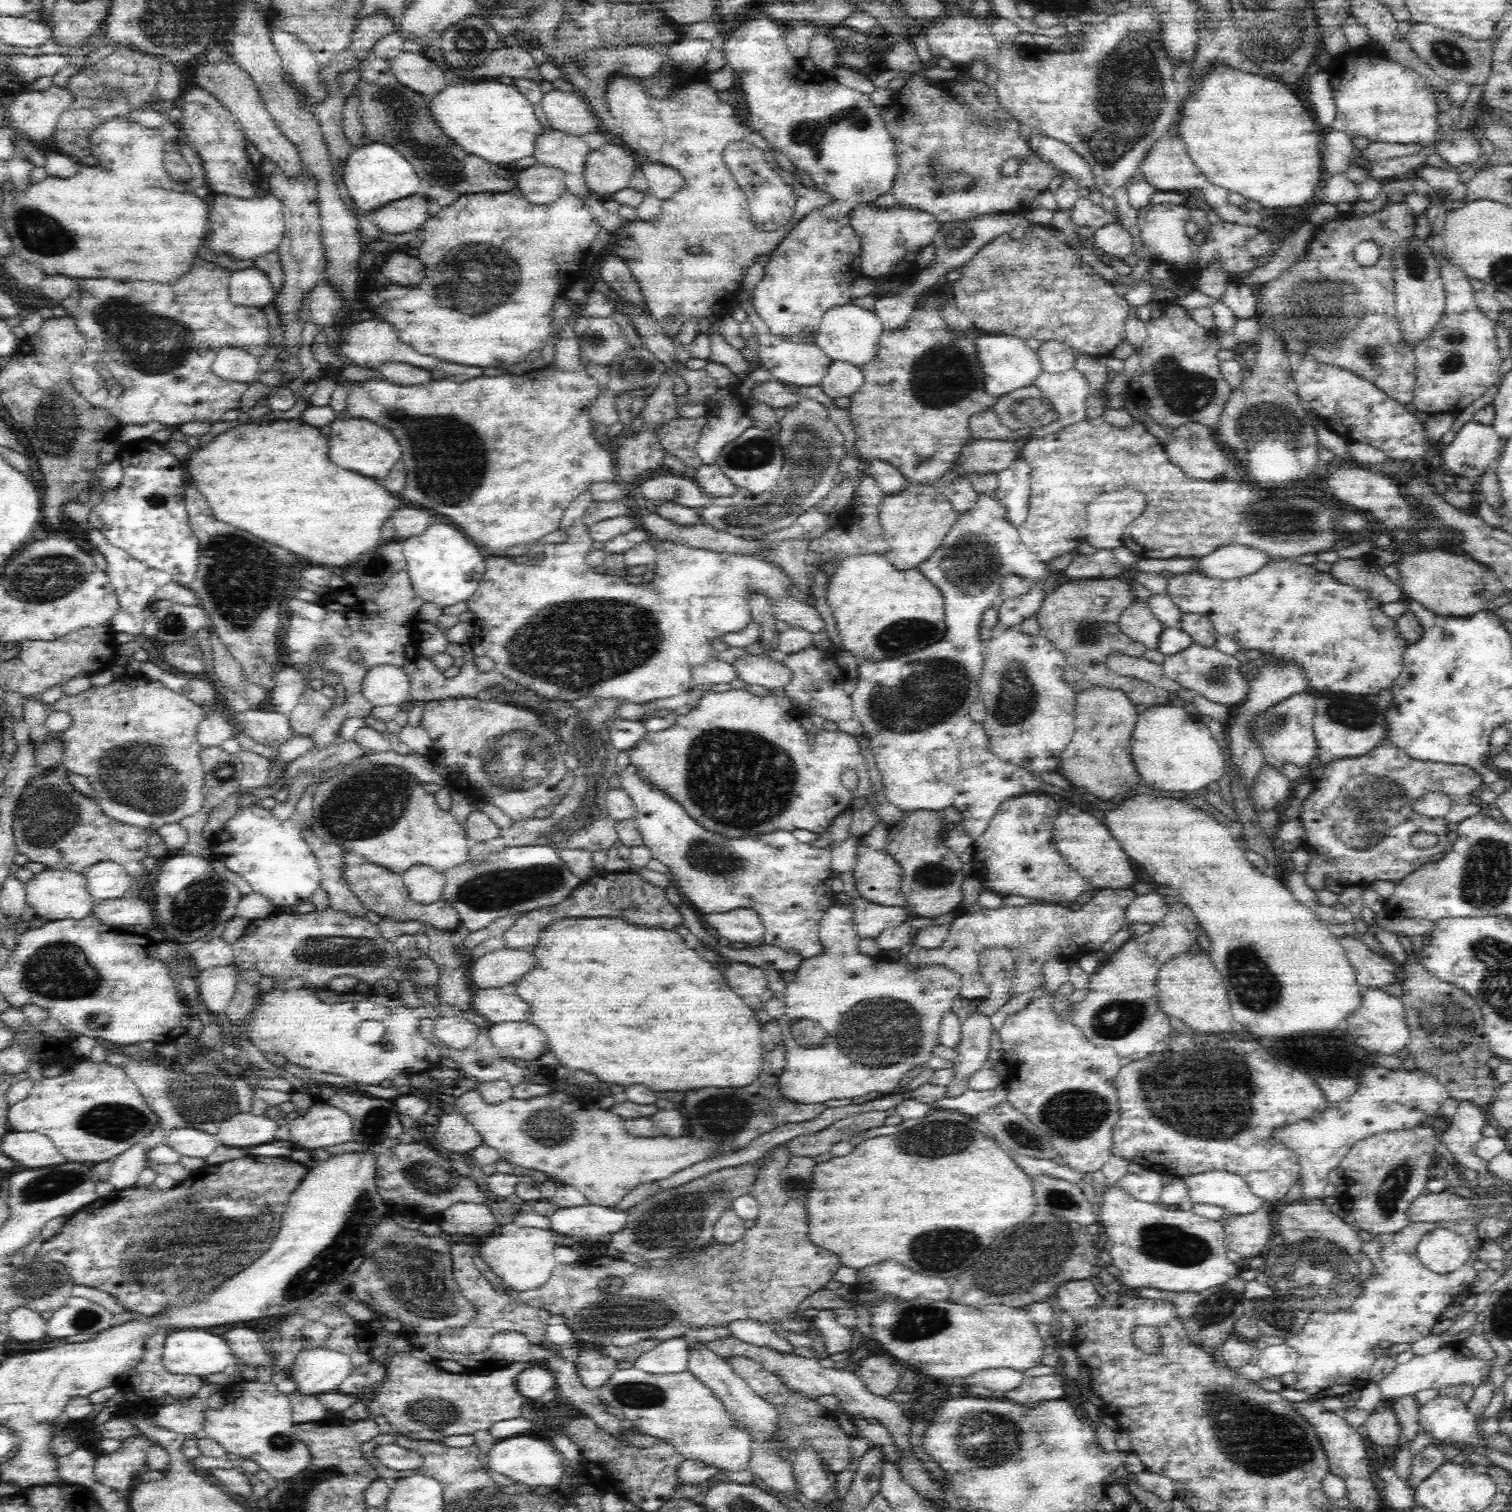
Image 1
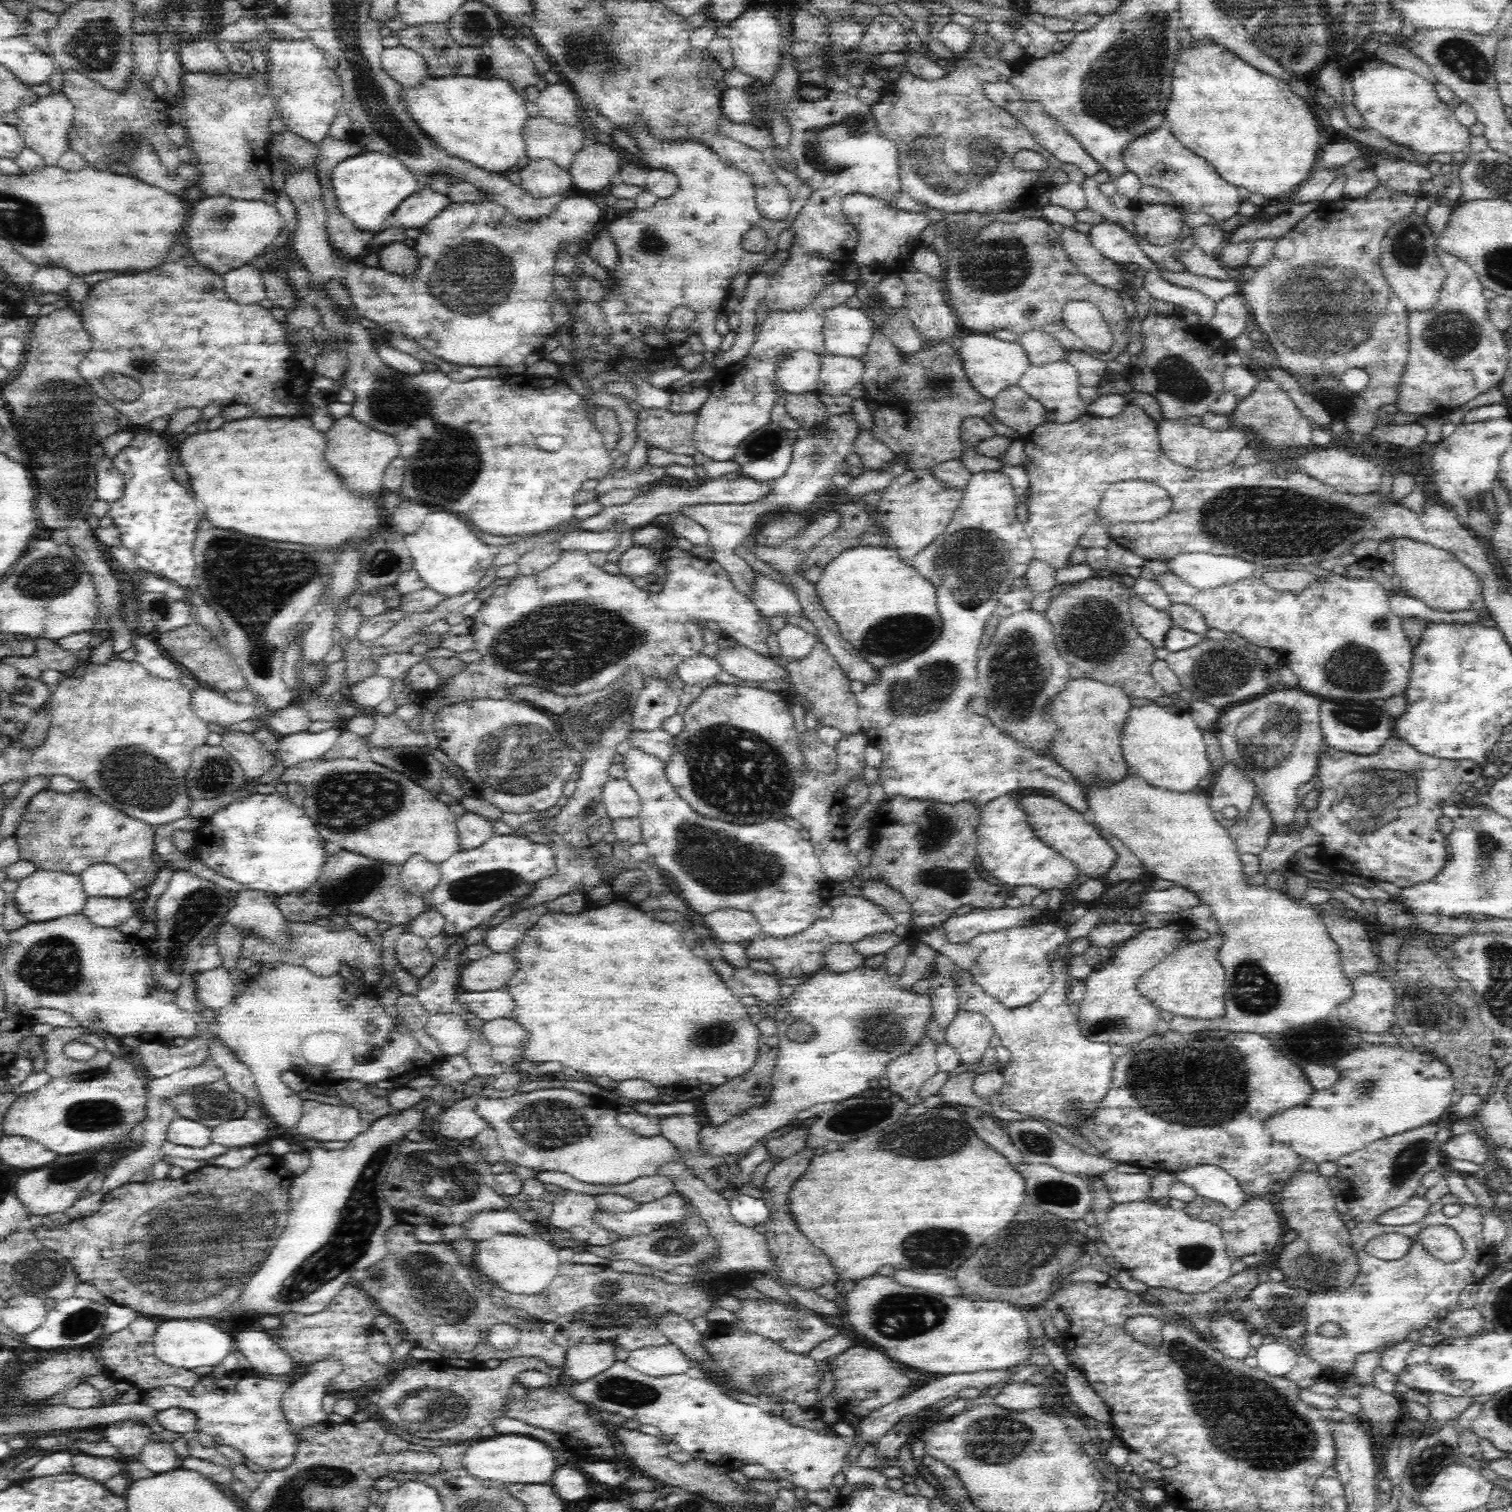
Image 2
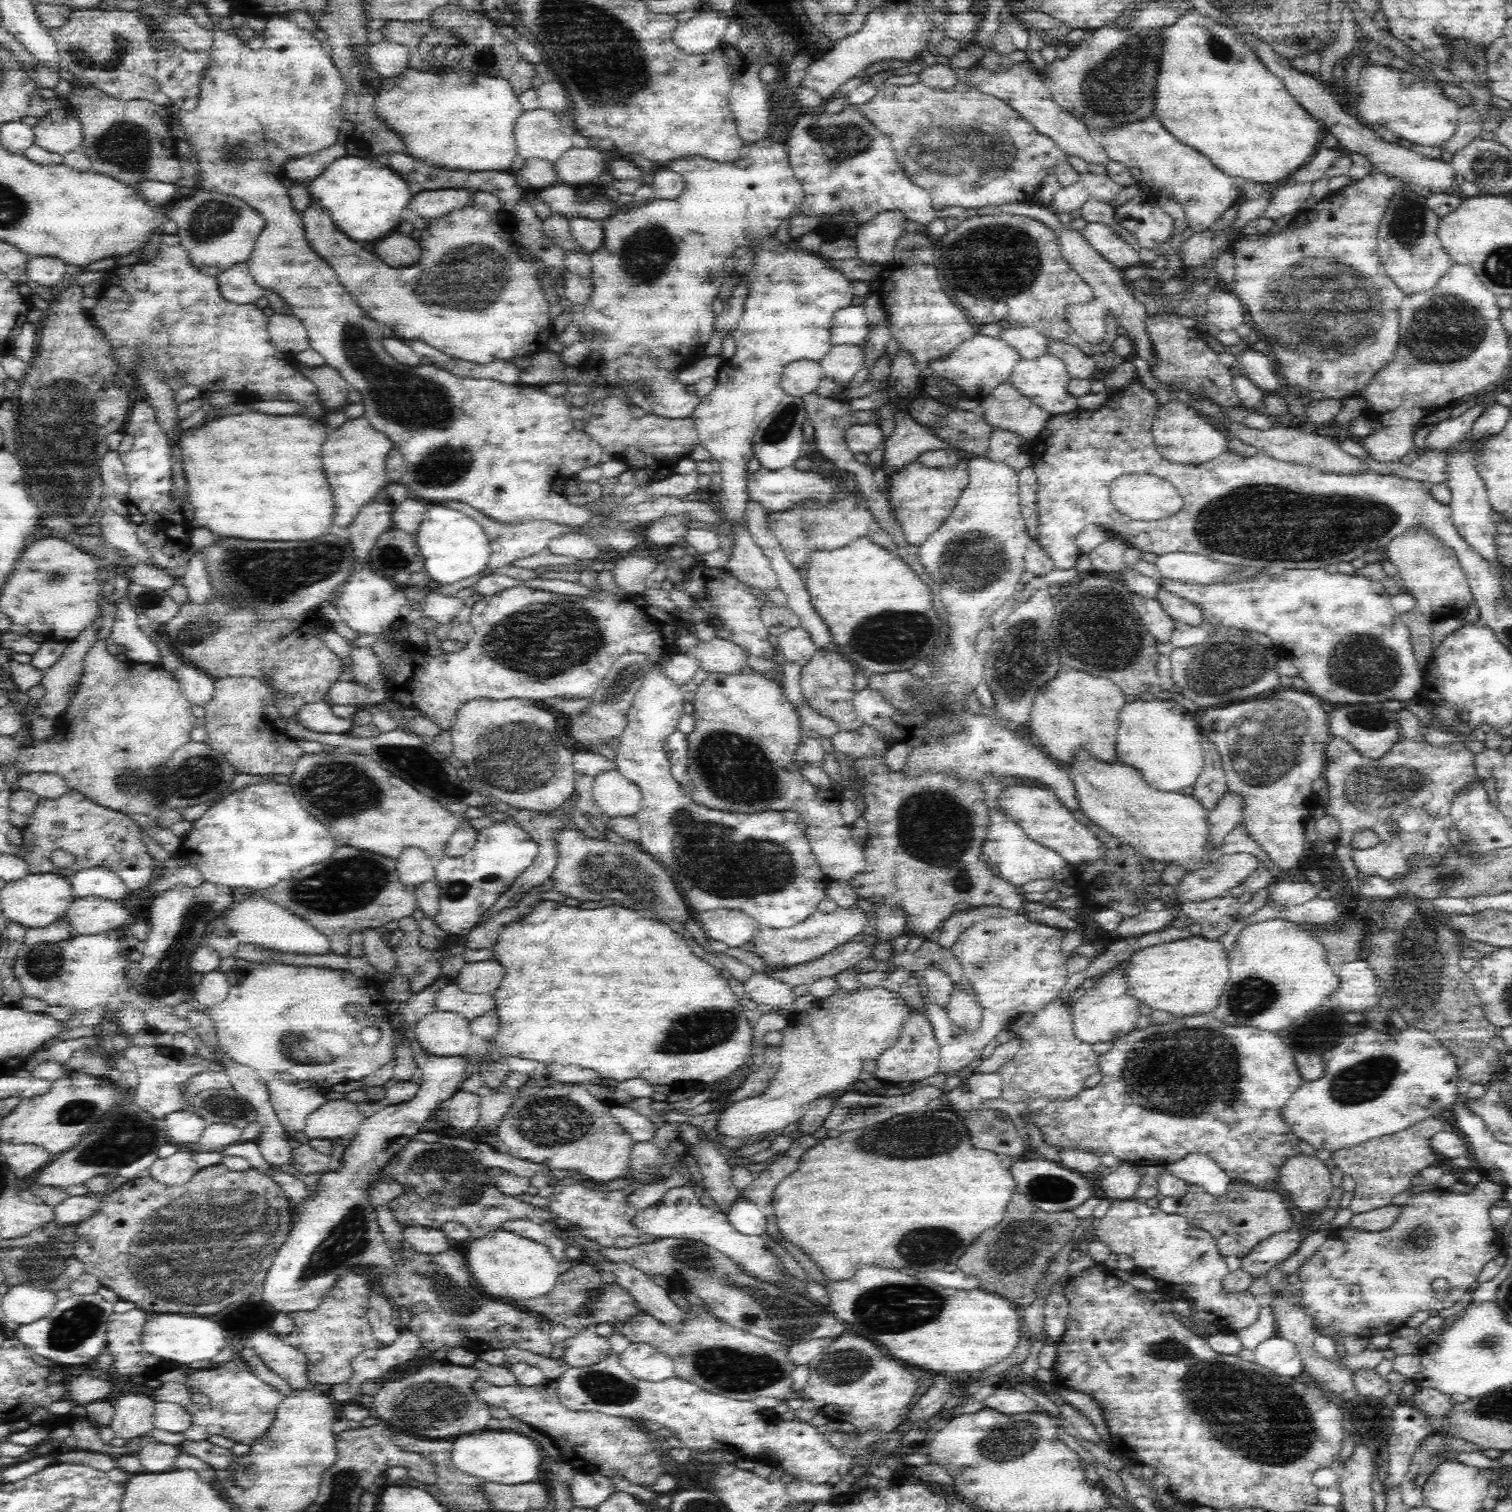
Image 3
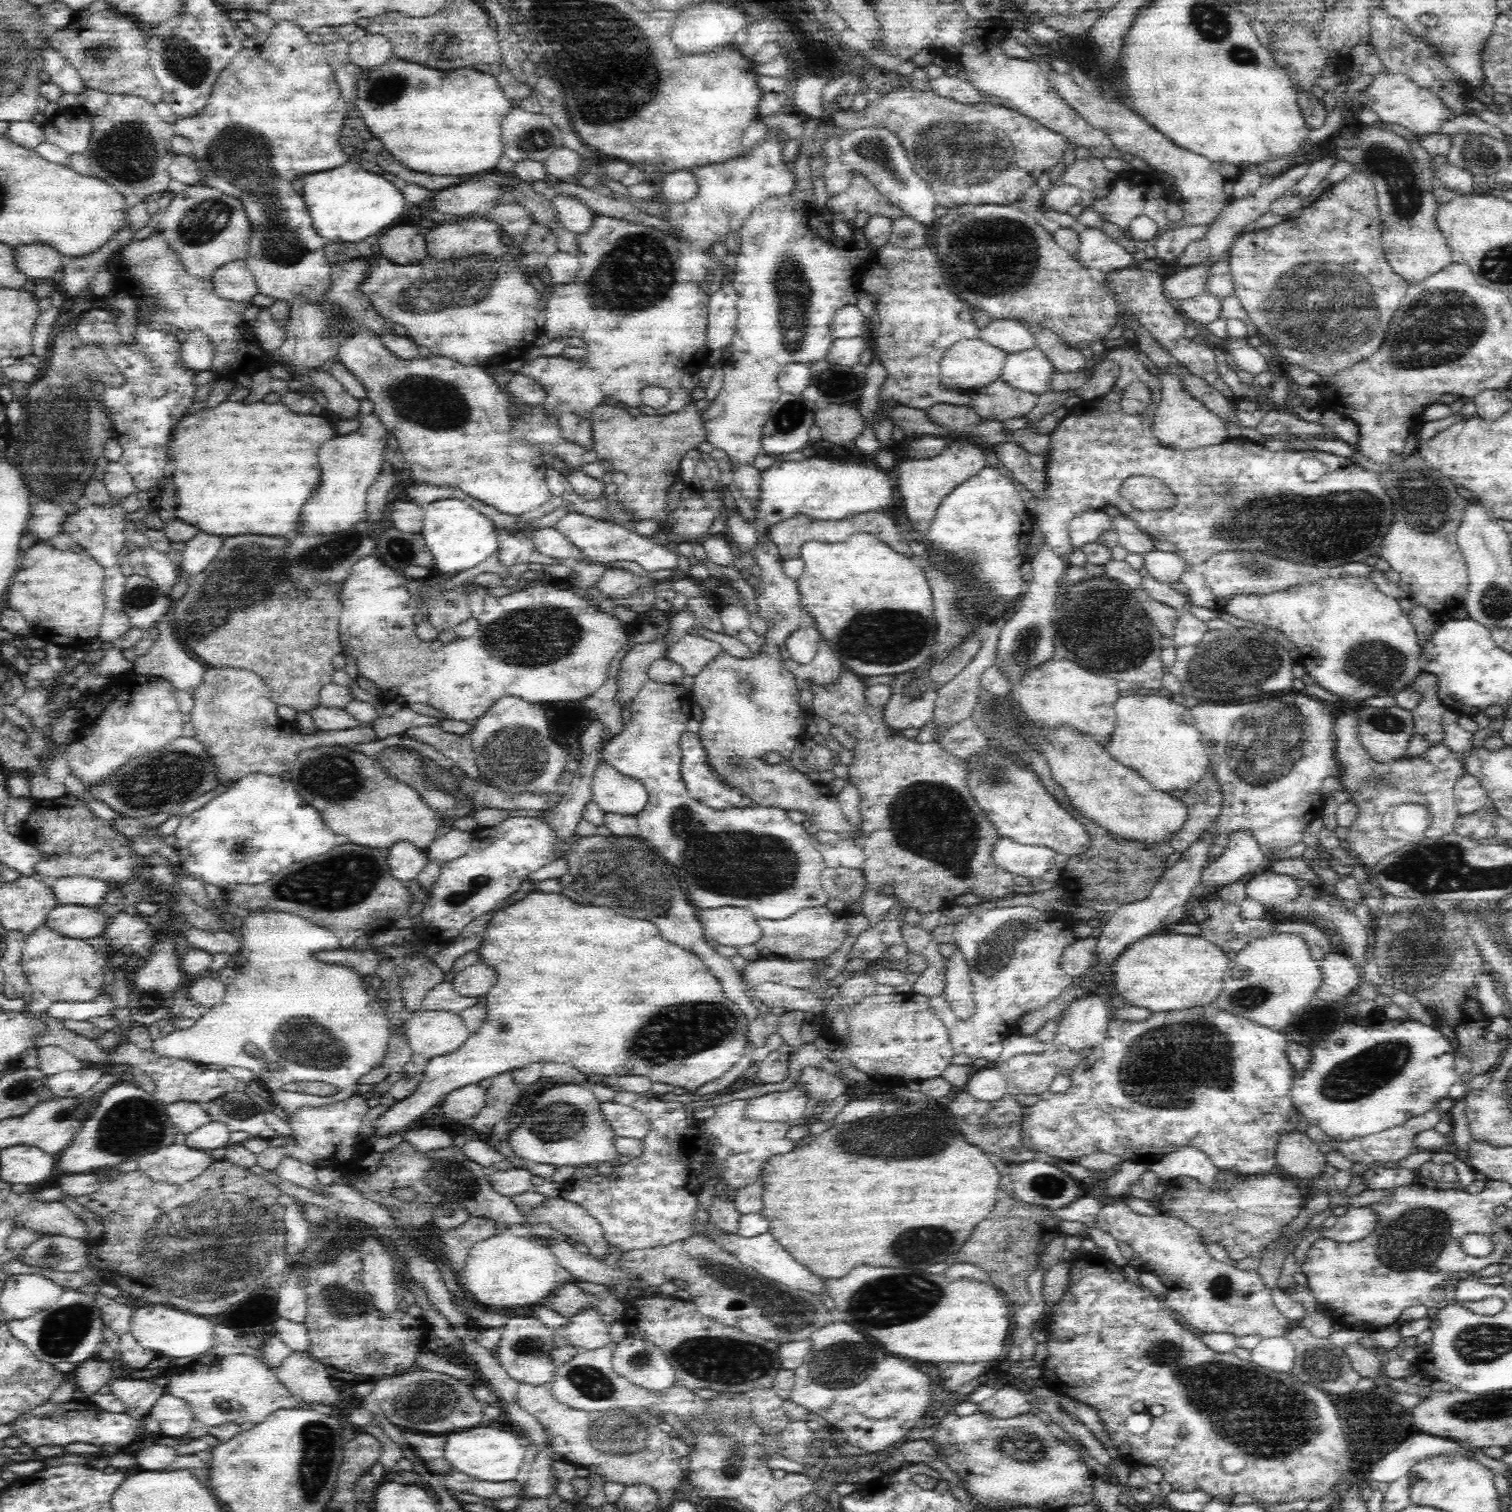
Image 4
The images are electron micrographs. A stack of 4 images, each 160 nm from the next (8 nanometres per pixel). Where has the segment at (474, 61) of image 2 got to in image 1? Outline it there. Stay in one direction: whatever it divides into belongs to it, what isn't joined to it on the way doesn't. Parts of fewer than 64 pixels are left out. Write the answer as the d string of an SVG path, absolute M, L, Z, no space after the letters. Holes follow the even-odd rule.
M501 45L494 49L484 60L478 70L466 70L464 76L494 76L494 79L511 80L512 78L527 78L540 83L542 76L539 64L532 55L518 46Z

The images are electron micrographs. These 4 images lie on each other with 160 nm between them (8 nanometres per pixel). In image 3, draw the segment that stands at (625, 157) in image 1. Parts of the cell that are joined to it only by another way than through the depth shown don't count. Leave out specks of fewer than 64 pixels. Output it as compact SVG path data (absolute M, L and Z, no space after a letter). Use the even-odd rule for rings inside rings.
M571 148L563 157L555 162L559 180L566 185L581 187L587 184L597 184L598 178L608 170L603 149Z

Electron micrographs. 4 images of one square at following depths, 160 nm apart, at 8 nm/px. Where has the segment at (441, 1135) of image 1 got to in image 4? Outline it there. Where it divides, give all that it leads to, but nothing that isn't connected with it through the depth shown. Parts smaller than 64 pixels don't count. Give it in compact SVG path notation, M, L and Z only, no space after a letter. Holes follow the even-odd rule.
M468 1084L447 1094L442 1101L442 1110L450 1119L468 1124L484 1105L485 1090L478 1084Z

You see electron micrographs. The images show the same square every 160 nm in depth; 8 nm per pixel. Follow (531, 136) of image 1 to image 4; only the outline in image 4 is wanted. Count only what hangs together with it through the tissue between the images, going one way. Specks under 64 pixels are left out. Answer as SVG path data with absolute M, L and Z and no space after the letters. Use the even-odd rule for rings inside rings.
M397 56L376 70L363 70L356 95L357 112L386 150L410 170L436 176L493 172L504 154L504 116L515 107L515 102L506 97L498 79L491 74L470 67L441 71L404 61Z

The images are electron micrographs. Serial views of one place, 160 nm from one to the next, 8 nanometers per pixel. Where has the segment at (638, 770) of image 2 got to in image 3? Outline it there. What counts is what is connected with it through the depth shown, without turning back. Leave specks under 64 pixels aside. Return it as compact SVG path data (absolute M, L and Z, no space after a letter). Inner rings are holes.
M659 663L652 664L632 701L627 727L619 738L616 769L633 782L642 795L639 810L635 814L639 822L638 847L664 866L678 890L684 894L687 907L696 910L694 915L720 908L738 911L744 908L754 916L759 926L765 928L786 930L796 924L802 924L806 918L818 912L820 902L826 897L831 878L819 867L803 826L800 823L787 822L780 811L730 814L704 807L688 797L680 783L670 774L670 763L664 746L664 740L677 730L676 725L683 714L684 703L680 687L664 674Z

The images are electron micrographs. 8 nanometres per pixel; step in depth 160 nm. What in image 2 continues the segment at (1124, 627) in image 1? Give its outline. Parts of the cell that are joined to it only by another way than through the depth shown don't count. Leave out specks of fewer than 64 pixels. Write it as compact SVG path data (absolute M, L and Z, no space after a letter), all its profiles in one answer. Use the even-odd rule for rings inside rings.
M1138 595L1130 596L1129 603L1131 626L1154 648L1162 648L1164 638L1173 626L1171 616L1148 605Z

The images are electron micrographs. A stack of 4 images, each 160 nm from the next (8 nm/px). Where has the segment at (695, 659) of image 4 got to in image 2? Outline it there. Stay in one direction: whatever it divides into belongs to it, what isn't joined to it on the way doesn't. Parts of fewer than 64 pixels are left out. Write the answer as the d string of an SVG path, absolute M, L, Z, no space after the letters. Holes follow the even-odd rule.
M739 645L728 649L720 649L715 656L729 677L741 682L787 682L788 672L784 665L770 656L762 656L754 650Z

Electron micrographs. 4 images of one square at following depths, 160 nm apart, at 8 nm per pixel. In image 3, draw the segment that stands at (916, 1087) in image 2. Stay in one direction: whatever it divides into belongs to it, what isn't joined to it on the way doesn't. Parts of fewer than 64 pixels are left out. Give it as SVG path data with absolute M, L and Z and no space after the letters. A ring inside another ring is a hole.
M916 1010L902 1027L901 1037L896 1048L886 1050L886 1054L877 1059L875 1076L882 1085L909 1084L907 1090L911 1090L914 1084L939 1073L939 1047L930 1021Z

